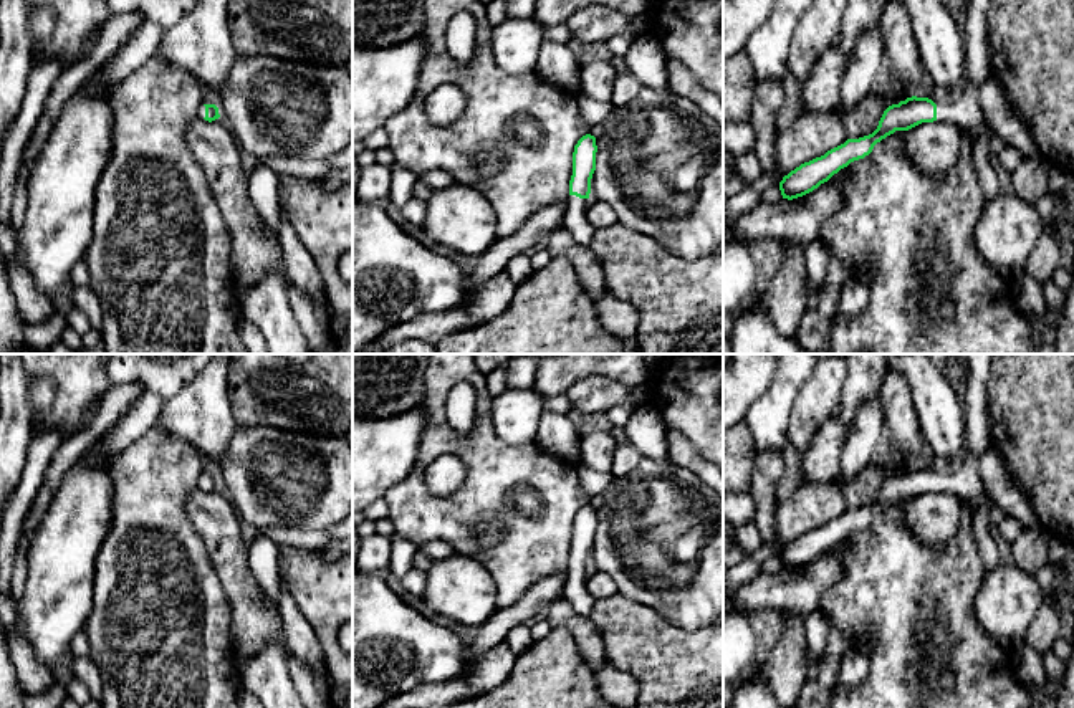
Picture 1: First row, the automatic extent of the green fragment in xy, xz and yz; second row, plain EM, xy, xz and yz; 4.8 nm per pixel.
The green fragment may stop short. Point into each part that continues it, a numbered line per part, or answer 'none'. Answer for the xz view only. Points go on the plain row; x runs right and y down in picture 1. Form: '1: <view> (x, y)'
1: xz (575, 593)

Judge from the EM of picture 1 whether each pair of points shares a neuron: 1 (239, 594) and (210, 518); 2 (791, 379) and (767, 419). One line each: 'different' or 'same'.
1: same
2: same

